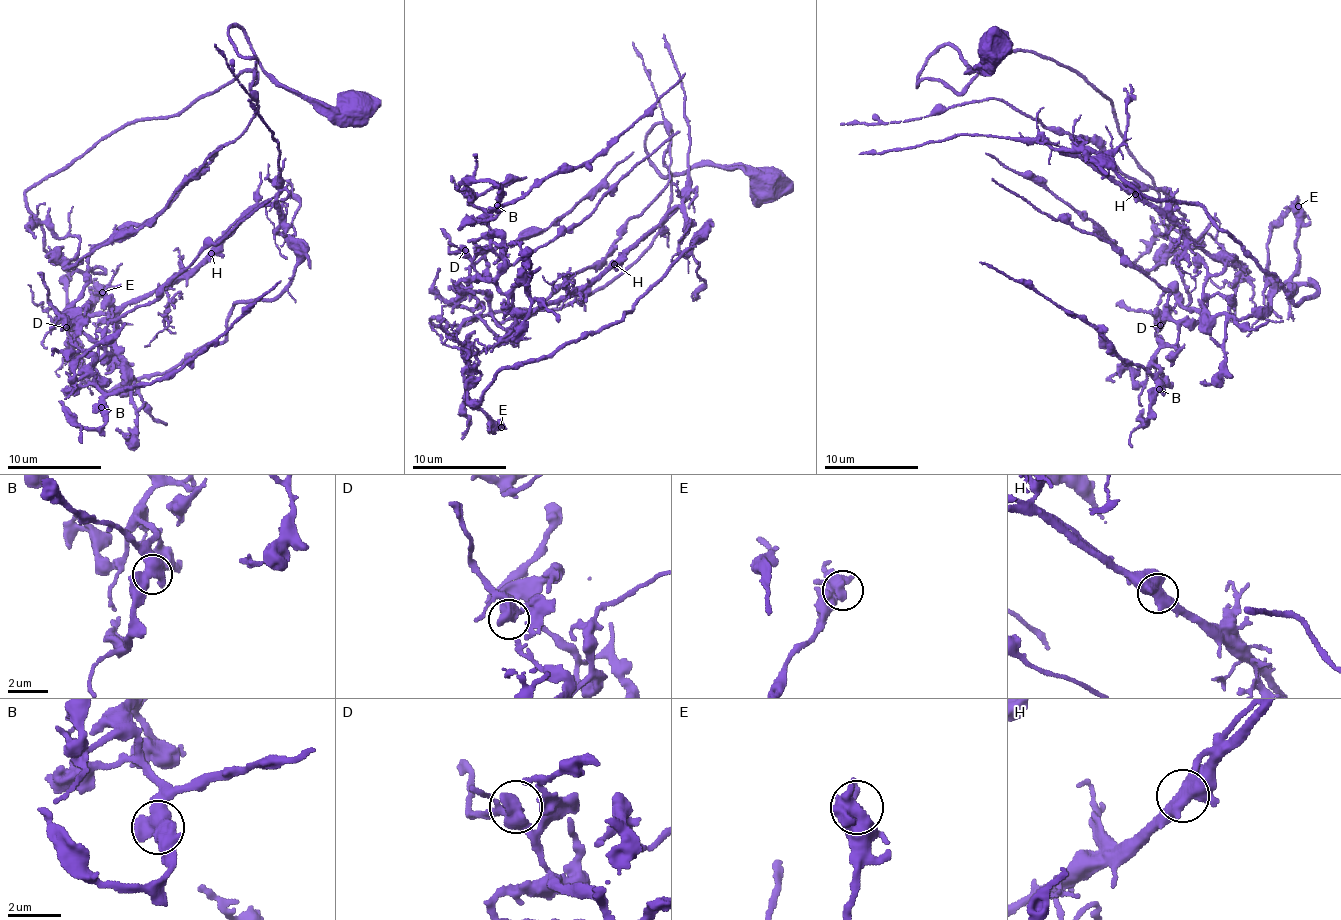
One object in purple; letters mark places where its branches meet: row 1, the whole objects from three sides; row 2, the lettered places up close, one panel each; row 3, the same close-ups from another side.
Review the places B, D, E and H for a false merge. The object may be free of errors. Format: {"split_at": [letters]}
{"split_at": ["H"]}

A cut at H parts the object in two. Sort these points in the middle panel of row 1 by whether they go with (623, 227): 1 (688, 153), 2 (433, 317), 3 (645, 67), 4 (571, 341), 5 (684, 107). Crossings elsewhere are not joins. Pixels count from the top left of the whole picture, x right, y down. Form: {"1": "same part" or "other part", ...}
{"1": "other part", "2": "same part", "3": "same part", "4": "other part", "5": "other part"}

